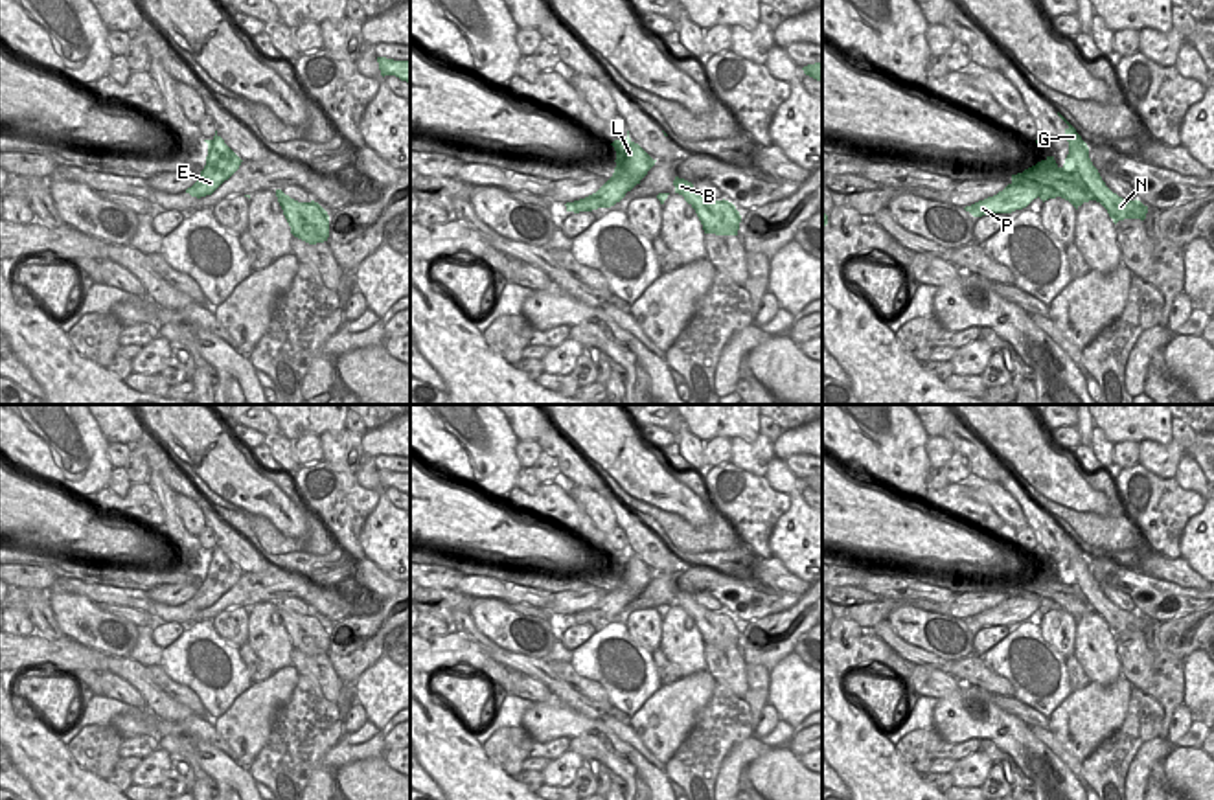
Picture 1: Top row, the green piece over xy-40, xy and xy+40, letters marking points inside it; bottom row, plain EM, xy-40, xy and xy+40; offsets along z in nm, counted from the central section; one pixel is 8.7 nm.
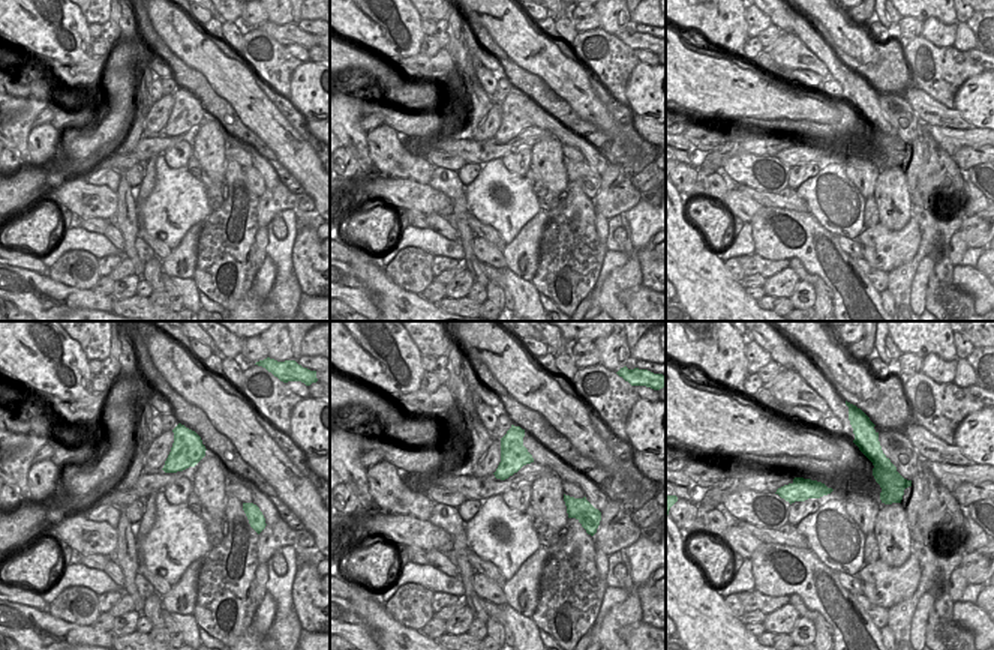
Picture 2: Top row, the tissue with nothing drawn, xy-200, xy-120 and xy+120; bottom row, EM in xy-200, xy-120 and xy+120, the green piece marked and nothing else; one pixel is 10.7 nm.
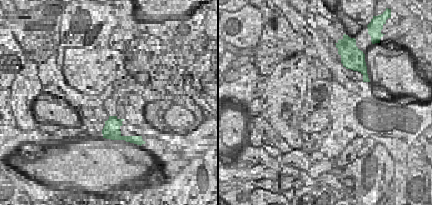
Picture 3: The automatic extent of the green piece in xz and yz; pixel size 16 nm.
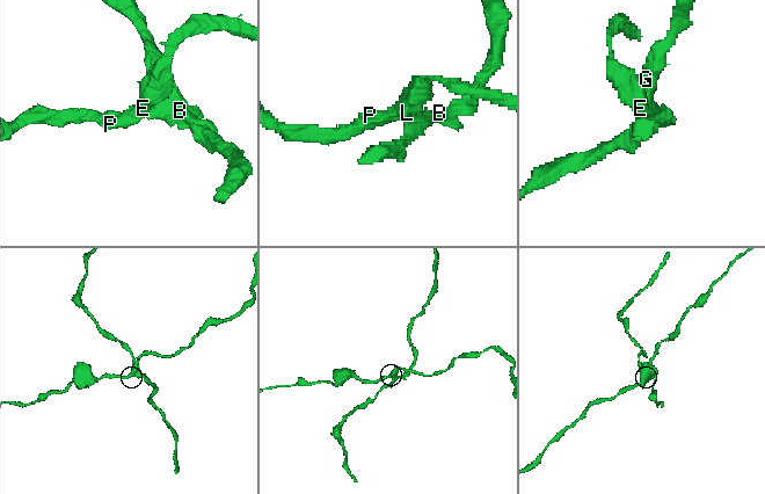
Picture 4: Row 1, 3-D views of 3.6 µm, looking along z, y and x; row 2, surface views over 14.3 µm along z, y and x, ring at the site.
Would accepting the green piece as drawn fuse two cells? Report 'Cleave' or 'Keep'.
Cleave

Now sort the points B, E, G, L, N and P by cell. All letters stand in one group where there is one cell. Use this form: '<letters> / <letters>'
B G N / E L P

